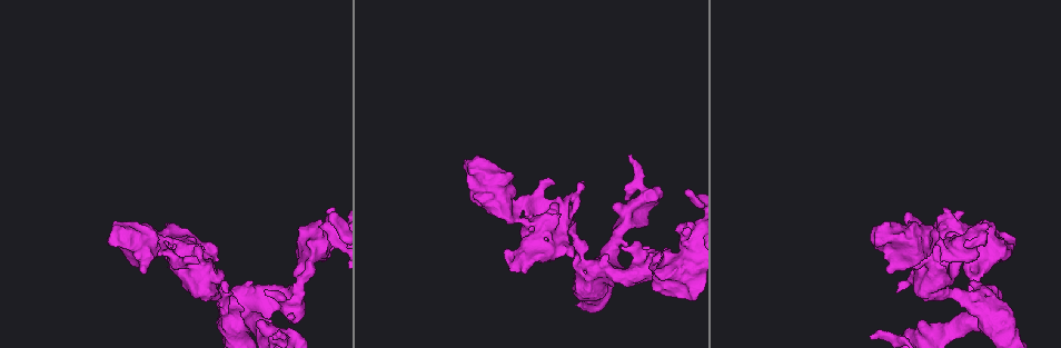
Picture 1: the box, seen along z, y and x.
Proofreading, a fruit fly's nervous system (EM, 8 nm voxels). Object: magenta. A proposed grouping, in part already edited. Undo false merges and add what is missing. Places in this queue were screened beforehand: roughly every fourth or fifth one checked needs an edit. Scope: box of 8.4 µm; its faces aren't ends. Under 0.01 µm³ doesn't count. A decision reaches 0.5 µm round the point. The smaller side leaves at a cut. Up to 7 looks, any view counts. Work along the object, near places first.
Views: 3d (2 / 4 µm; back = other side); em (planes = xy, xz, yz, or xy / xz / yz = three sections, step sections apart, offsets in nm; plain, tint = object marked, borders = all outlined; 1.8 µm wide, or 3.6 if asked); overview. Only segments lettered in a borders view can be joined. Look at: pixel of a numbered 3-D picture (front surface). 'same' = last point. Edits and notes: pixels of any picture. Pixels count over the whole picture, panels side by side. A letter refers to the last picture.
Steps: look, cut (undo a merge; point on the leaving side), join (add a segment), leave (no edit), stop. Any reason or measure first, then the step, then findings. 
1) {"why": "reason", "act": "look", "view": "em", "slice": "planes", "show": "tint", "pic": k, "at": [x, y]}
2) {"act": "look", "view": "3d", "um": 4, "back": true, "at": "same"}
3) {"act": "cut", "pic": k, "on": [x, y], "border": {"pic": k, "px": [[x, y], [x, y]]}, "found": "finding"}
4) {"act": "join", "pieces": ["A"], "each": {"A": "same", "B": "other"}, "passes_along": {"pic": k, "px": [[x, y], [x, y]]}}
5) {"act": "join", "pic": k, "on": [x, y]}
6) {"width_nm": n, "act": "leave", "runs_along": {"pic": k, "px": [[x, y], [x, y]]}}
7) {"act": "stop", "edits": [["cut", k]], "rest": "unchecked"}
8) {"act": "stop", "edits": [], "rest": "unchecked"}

{"act": "look", "view": "3d", "um": 4, "back": true, "pic": 1, "at": [889, 270]}

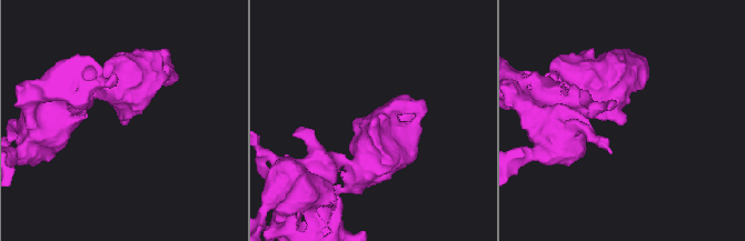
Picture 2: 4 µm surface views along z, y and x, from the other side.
{"why": "shape alone is not enough", "act": "look", "view": "em", "slice": "xy", "step": 4, "show": "borders", "pic": 2, "at": [122, 121]}

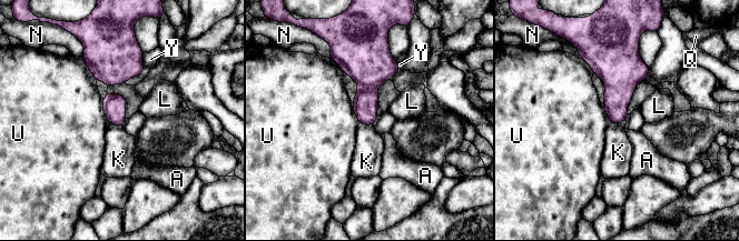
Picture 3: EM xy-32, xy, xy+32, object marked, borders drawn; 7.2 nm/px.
{"act": "look", "view": "em", "slice": "planes", "show": "borders", "at": "same"}

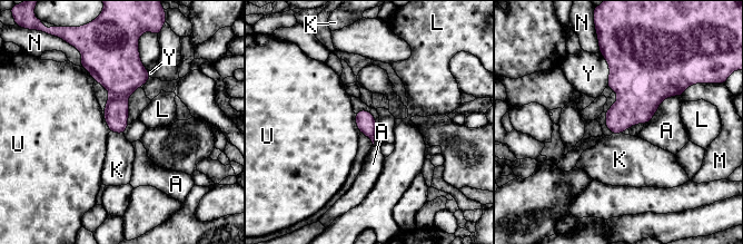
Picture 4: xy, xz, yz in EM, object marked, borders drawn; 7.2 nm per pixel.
{"act": "leave", "each": {"A": "other", "K": "other", "L": "other", "M": "other", "N": "other", "U": "other", "Y": "other"}, "border": {"pic": 4, "px": [[110, 130], [122, 134]]}, "found": "no lettered segment goes on from it"}

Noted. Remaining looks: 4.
{"act": "look", "view": "em", "slice": "planes", "show": "borders", "pic": 1, "at": [534, 239]}

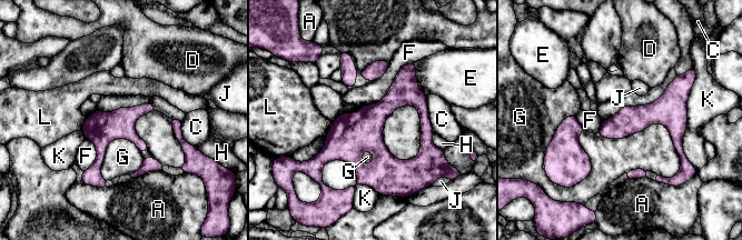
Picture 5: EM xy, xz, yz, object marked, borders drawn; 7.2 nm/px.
{"act": "leave", "each": {"A": "other", "C": "other", "D": "other", "E": "other", "F": "other", "G": "other", "H": "other", "J": "other", "K": "other", "L": "other"}, "runs_along": {"pic": 5, "px": [[408, 68], [375, 118], [385, 189]]}, "found": "all the same neuron"}

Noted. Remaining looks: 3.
{"why": "thin neck", "act": "look", "view": "3d", "um": 2, "pic": 1, "at": [637, 267]}

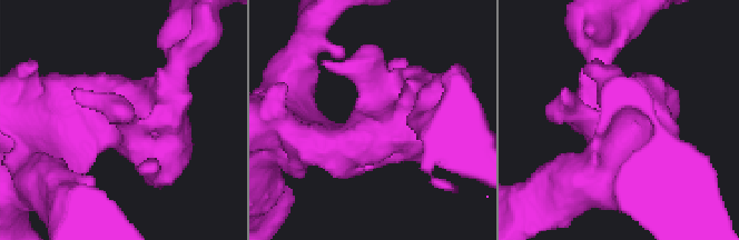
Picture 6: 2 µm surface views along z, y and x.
{"act": "look", "view": "em", "slice": "planes", "show": "tint", "pic": 6, "at": [128, 141]}

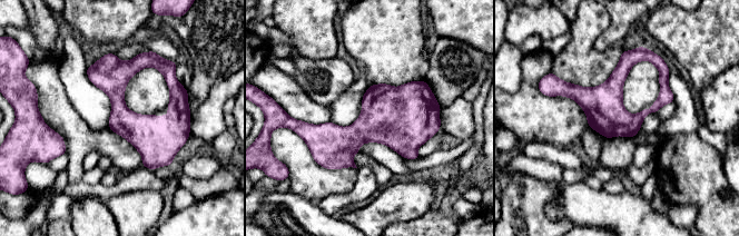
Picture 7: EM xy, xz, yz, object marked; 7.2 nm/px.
{"act": "look", "view": "em", "slice": "planes", "show": "borders", "at": "same"}

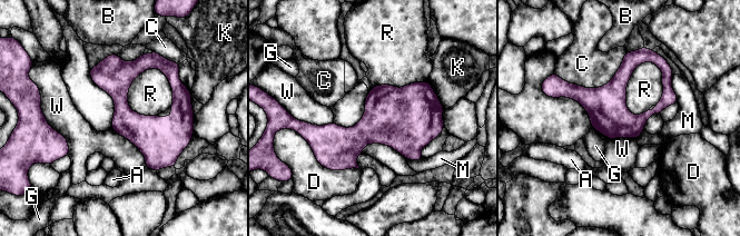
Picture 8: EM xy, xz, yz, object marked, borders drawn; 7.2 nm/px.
{"width_nm": 220, "act": "leave", "each": {"A": "other", "B": "other", "C": "other", "D": "other", "G": "other", "K": "other", "M": "other", "R": "other", "W": "other"}, "border": {"pic": 8, "px": [[650, 60], [627, 84], [635, 116]]}, "found": "continuous, no second neuron"}

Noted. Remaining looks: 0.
{"act": "stop", "edits": [], "rest": "unchecked"}

